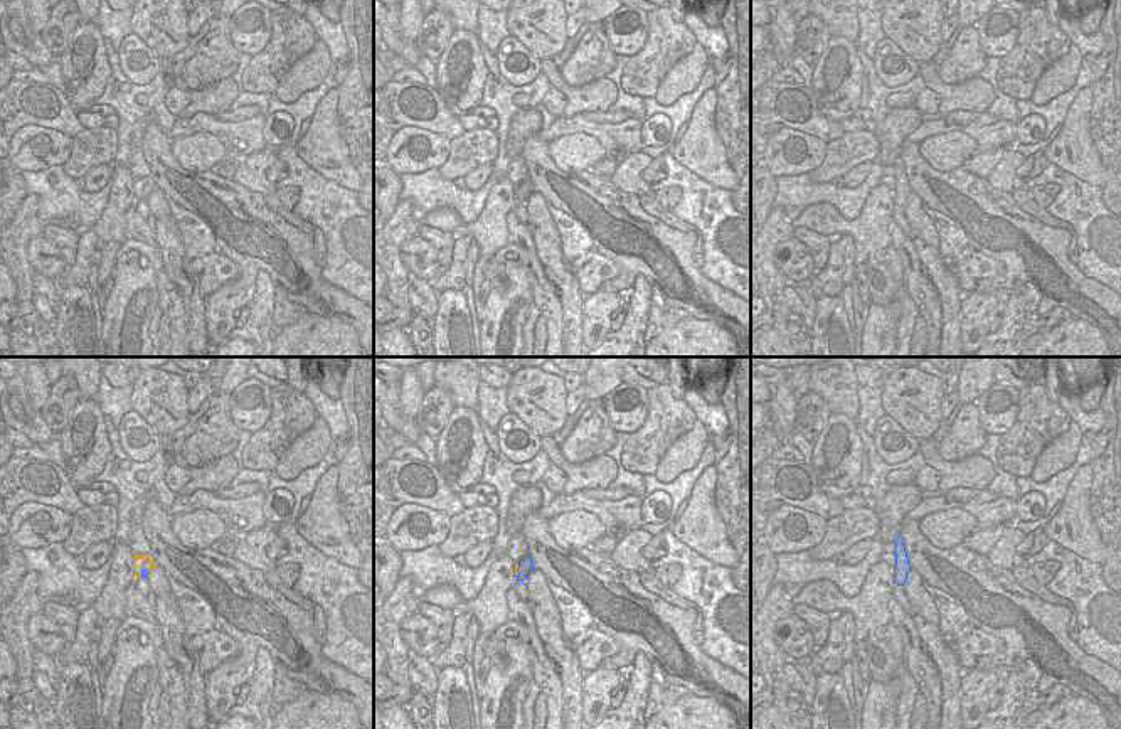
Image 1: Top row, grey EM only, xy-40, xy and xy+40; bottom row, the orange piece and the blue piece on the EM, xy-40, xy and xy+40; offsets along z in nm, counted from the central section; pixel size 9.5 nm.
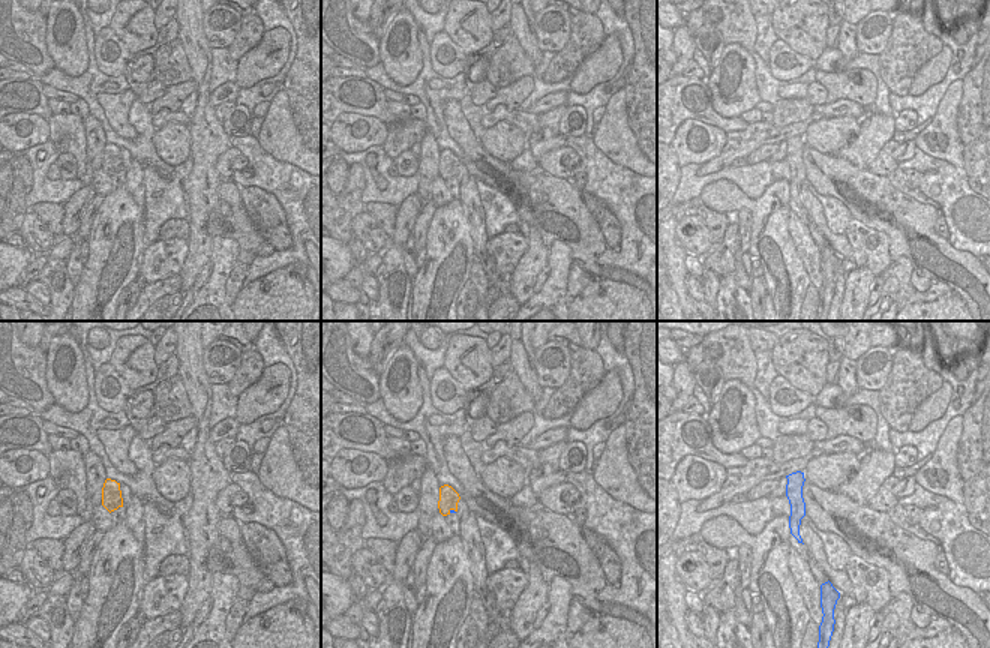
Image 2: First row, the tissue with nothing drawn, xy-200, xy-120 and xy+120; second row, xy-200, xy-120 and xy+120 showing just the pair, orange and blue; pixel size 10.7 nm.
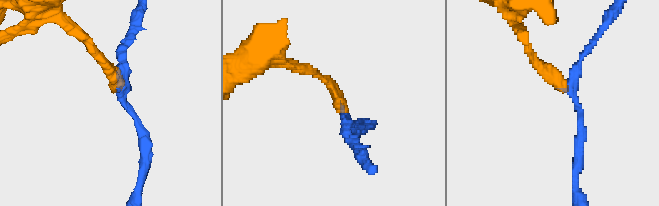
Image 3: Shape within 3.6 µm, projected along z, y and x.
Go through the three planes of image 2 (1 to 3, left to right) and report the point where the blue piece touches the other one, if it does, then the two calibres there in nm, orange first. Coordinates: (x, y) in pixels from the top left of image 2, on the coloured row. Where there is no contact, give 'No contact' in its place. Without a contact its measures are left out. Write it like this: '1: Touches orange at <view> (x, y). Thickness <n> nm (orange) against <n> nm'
1: No contact
2: Touches orange at xy-120 (452, 509). Thickness 220 nm (orange) against 30 nm
3: No contact

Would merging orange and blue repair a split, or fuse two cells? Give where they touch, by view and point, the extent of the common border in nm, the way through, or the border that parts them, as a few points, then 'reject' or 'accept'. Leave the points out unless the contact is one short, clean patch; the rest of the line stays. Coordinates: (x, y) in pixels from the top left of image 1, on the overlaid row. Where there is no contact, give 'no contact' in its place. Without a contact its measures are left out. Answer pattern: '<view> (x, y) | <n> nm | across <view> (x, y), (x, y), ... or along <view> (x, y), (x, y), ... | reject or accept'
xy-40 (140, 571) | 110 nm | along xy-40 (148, 571), (143, 569), (140, 576) | reject

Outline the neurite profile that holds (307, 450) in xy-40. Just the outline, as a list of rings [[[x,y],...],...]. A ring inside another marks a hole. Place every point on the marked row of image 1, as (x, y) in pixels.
[[[316,418],[313,426],[288,446],[274,473],[284,482],[295,480],[303,470],[321,461],[330,441],[332,434],[328,424],[325,419]]]

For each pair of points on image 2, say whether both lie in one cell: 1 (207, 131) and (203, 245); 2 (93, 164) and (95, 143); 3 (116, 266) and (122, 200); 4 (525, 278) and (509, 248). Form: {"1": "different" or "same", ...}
{"1": "same", "2": "same", "3": "same", "4": "different"}

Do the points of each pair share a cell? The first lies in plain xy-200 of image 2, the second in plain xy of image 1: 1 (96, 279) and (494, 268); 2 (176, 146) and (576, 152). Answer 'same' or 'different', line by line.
1: different
2: same

